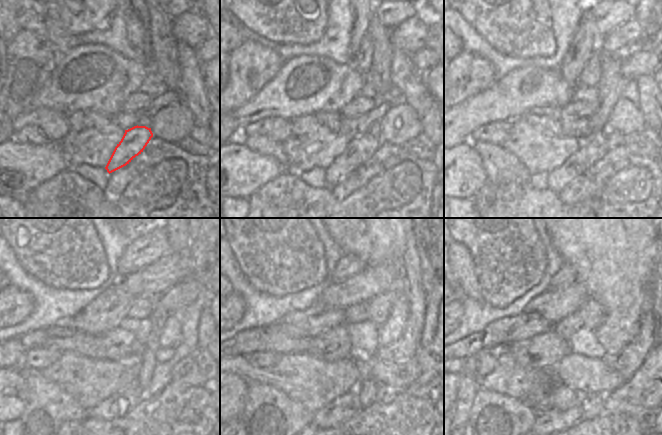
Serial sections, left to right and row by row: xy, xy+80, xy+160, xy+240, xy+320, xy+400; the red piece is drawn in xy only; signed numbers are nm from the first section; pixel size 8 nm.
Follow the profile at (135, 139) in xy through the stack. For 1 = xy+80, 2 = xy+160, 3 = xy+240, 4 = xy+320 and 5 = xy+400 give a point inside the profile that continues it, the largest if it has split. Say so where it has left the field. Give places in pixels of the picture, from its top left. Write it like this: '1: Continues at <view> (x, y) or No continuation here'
1: Continues at xy+80 (342, 165)
2: Continues at xy+160 (558, 178)
3: Continues at xy+240 (118, 404)
4: Continues at xy+320 (344, 407)
5: Continues at xy+400 (552, 420)

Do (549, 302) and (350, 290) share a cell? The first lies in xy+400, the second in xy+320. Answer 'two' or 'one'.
one

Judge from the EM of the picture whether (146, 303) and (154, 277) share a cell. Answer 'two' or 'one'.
two

